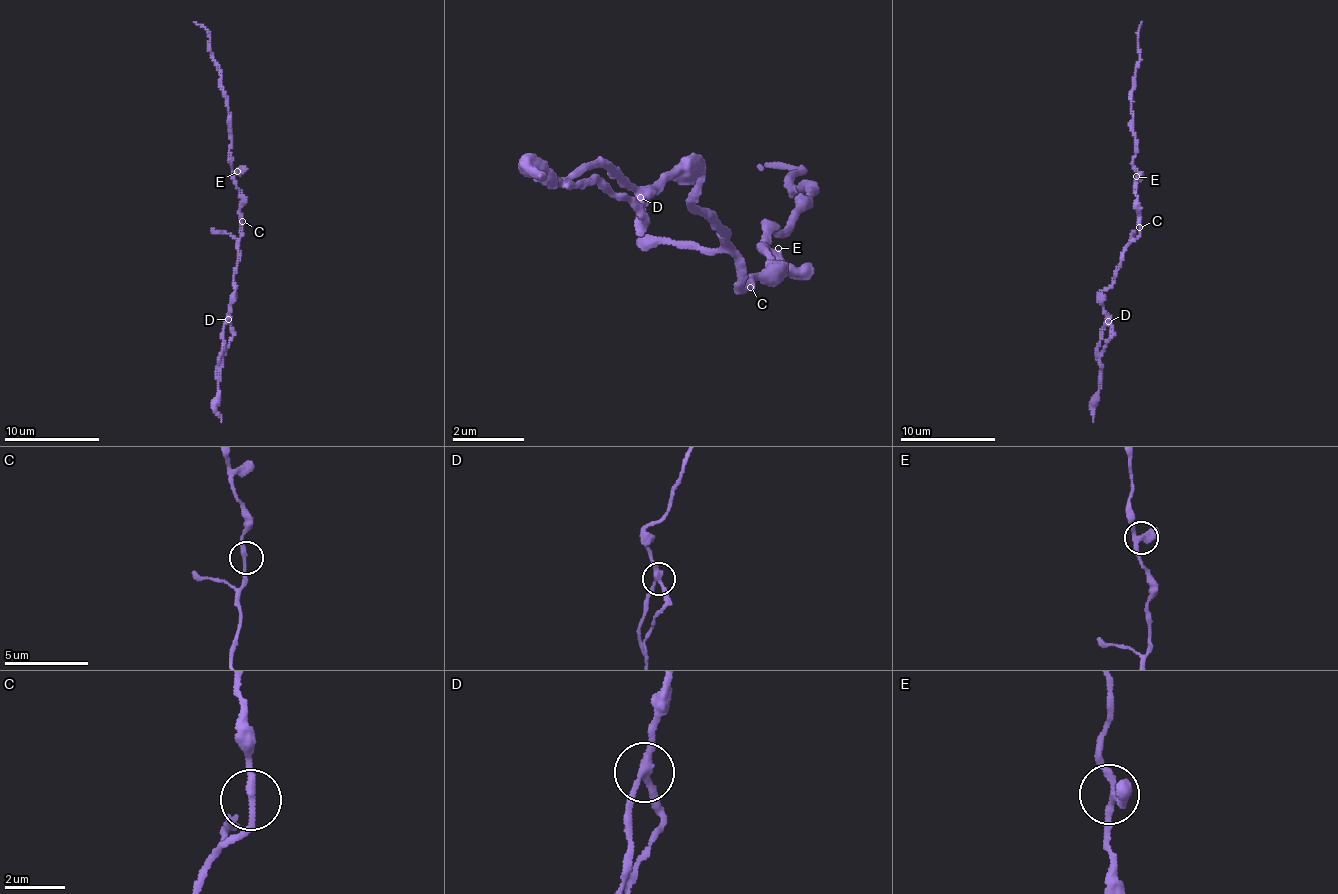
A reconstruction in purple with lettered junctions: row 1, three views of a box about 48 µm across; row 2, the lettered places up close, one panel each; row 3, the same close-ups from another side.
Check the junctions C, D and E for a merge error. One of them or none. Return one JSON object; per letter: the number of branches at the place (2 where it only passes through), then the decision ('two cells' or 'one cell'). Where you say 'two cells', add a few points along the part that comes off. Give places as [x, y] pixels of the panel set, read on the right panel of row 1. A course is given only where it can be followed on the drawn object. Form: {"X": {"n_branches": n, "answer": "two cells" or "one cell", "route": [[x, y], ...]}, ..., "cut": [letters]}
{"C": {"n_branches": 2, "answer": "one cell"}, "D": {"n_branches": 3, "answer": "two cells", "route": [[1109, 320], [1110, 340], [1100, 358], [1101, 381]]}, "E": {"n_branches": 3, "answer": "one cell"}, "cut": ["D"]}

